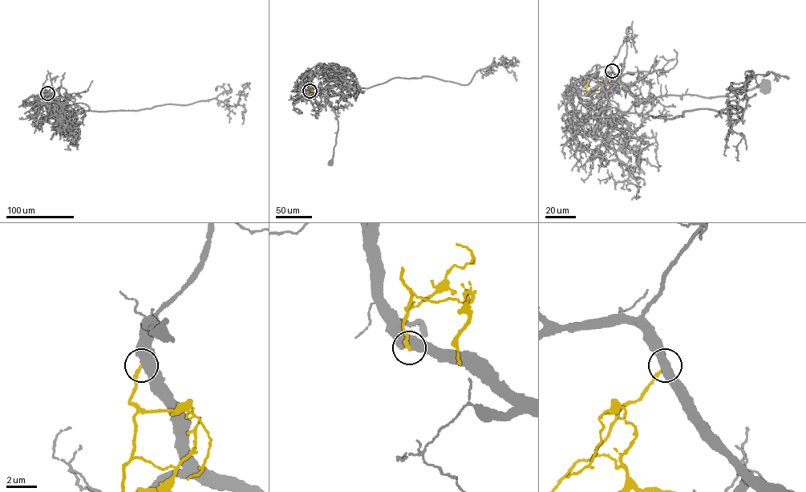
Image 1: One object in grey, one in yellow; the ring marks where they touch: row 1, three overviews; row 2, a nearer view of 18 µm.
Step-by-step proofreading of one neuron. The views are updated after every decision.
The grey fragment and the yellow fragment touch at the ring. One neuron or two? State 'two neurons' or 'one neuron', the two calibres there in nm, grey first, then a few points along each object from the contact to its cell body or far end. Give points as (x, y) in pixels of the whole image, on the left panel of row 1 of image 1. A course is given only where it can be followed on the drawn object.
two neurons; calibres 500 and 220 nm; course grey (47, 93), (55, 104), (59, 103), (47, 103), (37, 98); course yellow (47, 93), (47, 103), (51, 98)

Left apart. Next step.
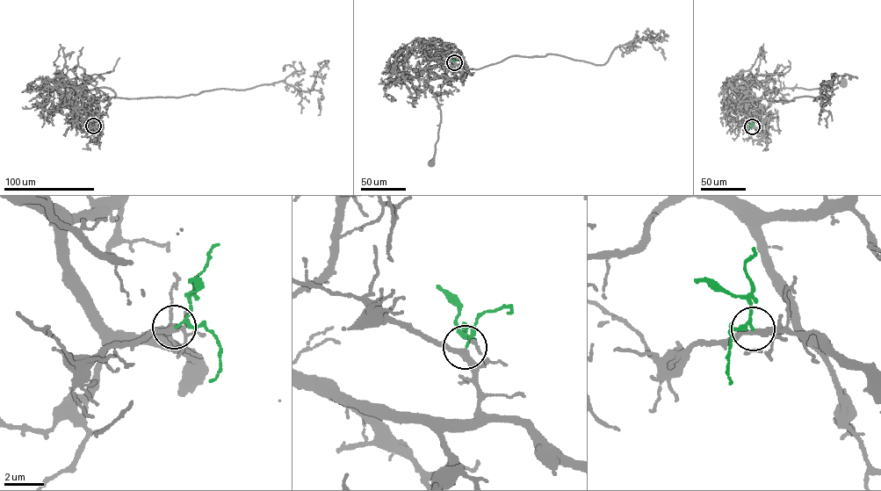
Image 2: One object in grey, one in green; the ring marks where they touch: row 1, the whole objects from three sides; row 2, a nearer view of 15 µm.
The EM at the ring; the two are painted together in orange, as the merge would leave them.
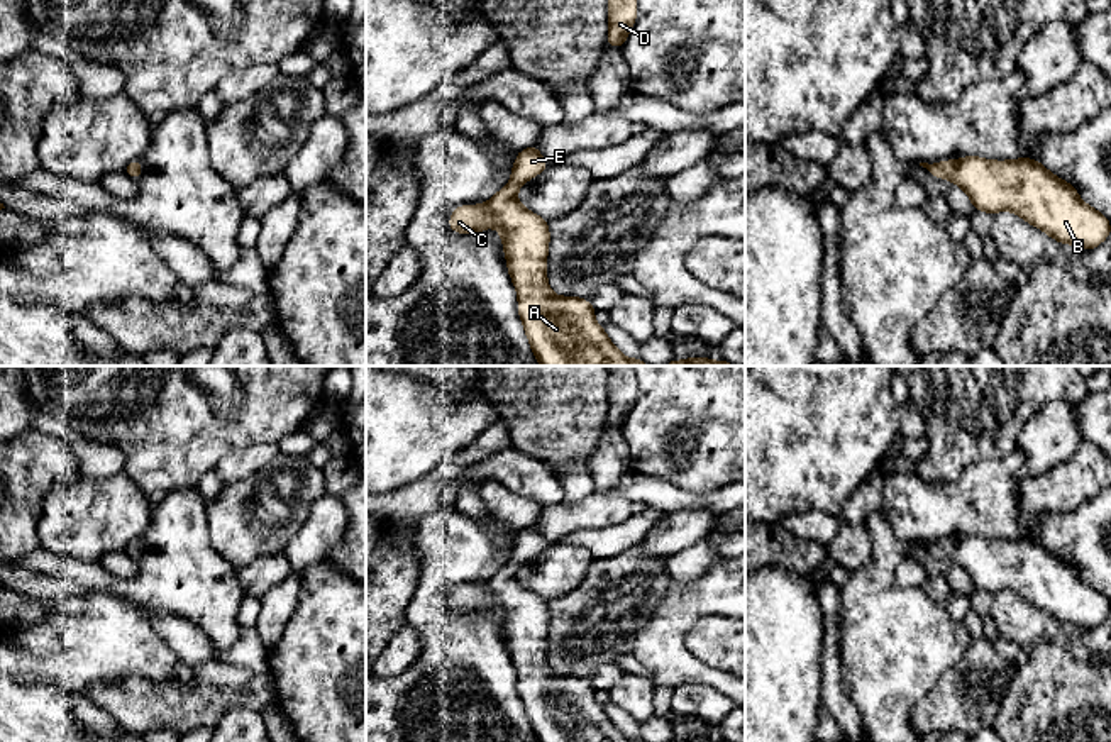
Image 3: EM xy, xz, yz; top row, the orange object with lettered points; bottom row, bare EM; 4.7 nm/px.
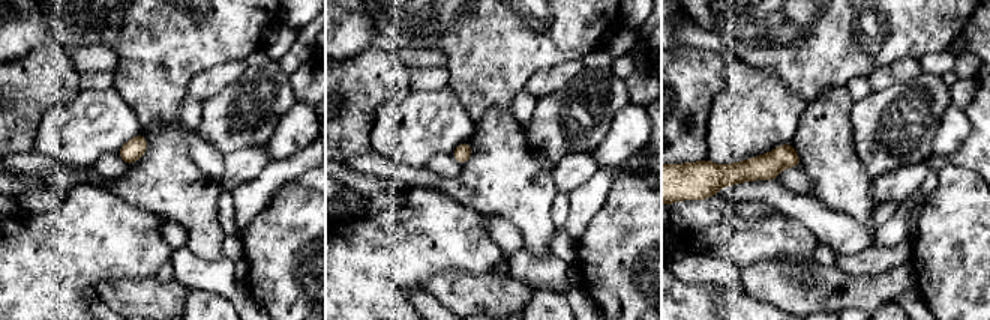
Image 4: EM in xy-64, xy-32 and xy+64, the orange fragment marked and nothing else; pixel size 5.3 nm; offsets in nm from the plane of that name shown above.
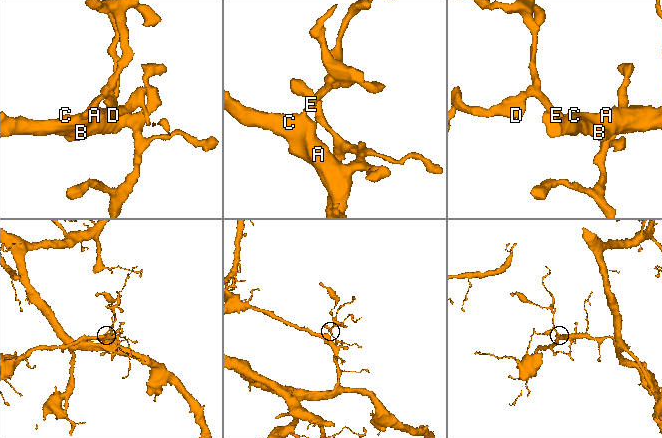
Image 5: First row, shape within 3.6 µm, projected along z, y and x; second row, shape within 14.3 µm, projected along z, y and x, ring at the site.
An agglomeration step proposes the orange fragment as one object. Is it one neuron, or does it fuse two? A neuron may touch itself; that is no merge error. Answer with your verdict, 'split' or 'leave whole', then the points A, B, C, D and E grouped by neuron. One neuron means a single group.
leave whole; groups A B C D E

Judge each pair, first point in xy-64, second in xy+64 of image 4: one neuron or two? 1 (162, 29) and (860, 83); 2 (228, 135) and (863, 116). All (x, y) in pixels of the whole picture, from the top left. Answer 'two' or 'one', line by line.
1: two
2: one

